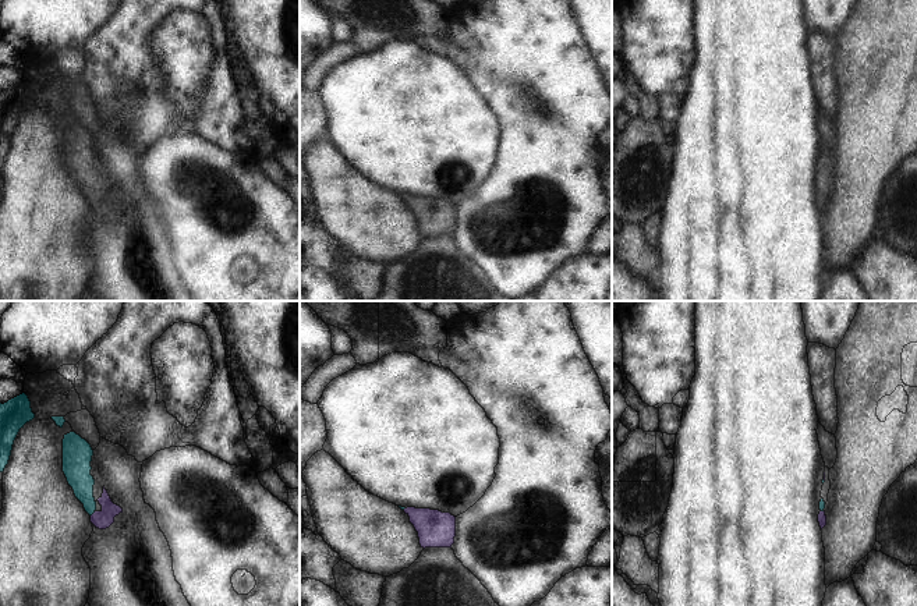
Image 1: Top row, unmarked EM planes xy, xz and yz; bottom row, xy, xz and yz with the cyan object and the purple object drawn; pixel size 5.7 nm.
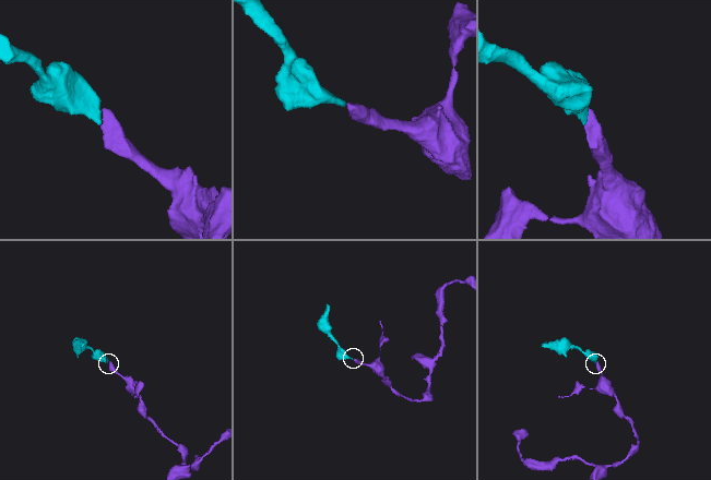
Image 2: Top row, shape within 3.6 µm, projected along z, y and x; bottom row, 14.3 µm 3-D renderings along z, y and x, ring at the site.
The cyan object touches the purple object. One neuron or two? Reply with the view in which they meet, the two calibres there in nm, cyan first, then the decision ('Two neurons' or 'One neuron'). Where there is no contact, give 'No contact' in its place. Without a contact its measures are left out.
Touches cyan in xy. Thickness 140 nm (cyan) against 110 nm. One neuron

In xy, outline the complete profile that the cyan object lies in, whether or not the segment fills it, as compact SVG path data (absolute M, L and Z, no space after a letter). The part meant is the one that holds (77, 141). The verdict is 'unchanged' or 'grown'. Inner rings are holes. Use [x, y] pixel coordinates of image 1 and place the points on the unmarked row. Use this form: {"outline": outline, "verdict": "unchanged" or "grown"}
{"outline": "M75 120L64 123L63 160L67 170L91 203L91 210L99 217L106 217L114 210L114 205L123 201L123 196L111 189L105 174L102 184L98 188L93 185L92 143L93 138L85 127Z", "verdict": "grown"}

